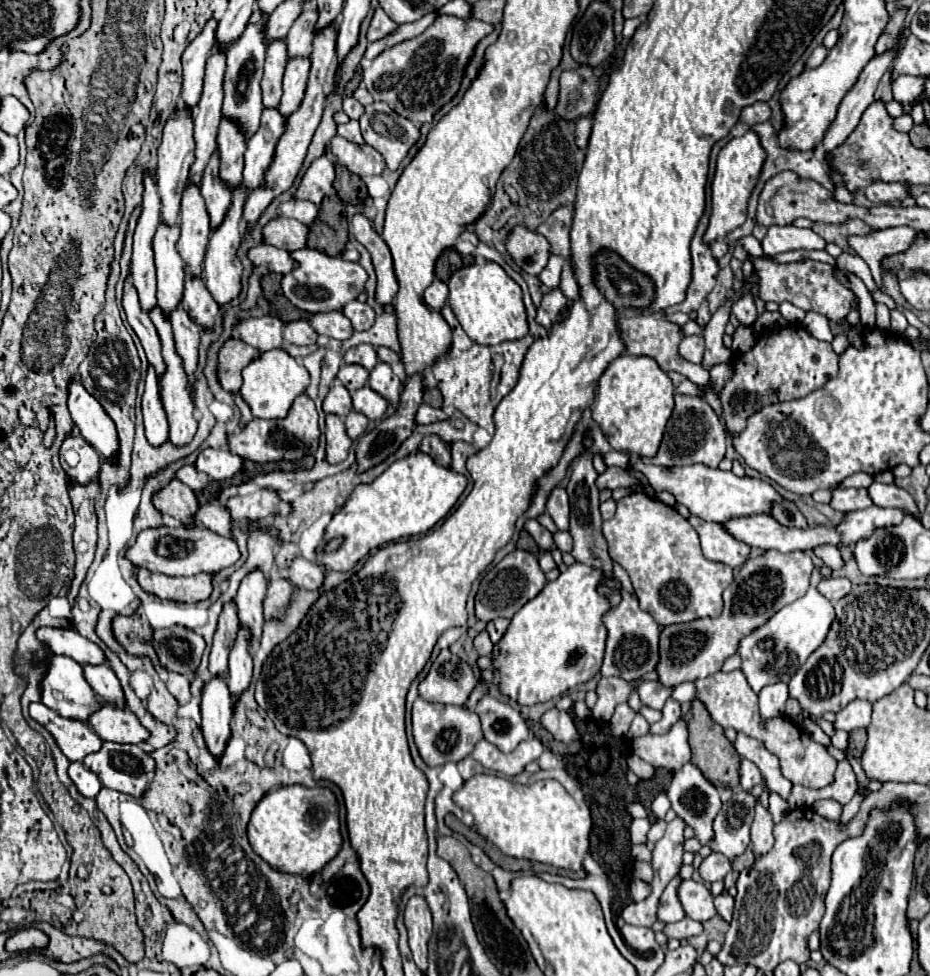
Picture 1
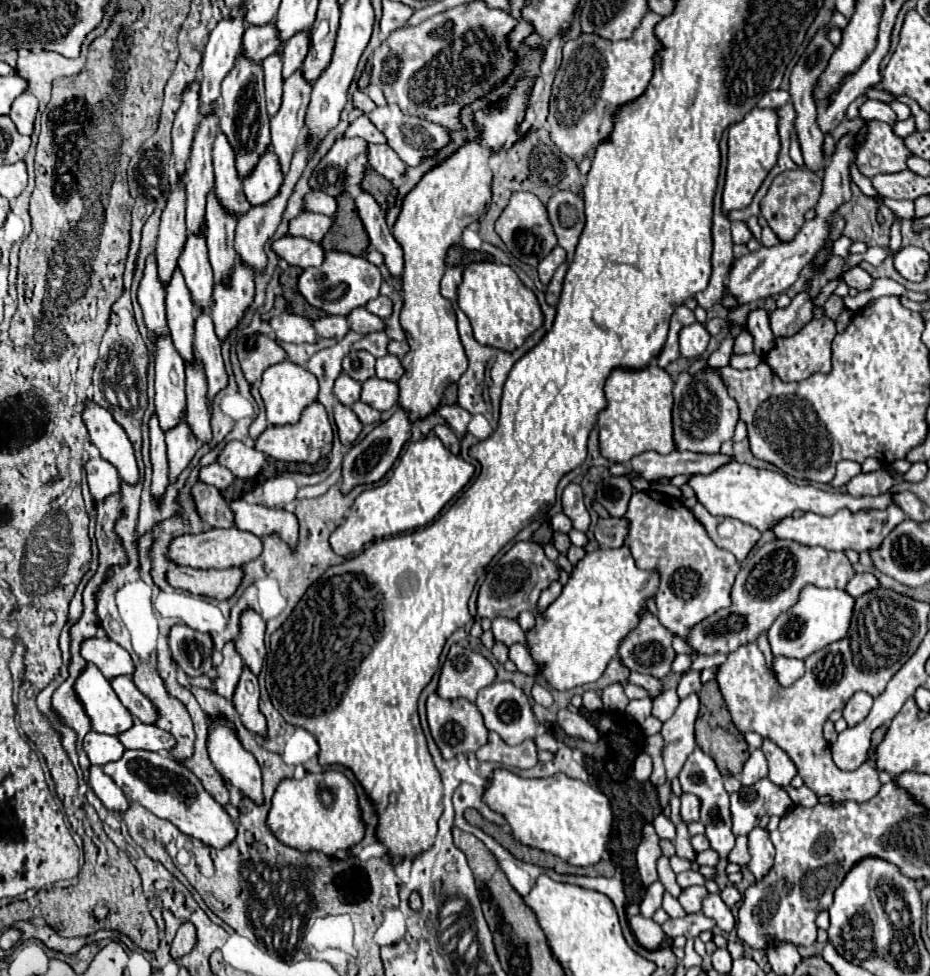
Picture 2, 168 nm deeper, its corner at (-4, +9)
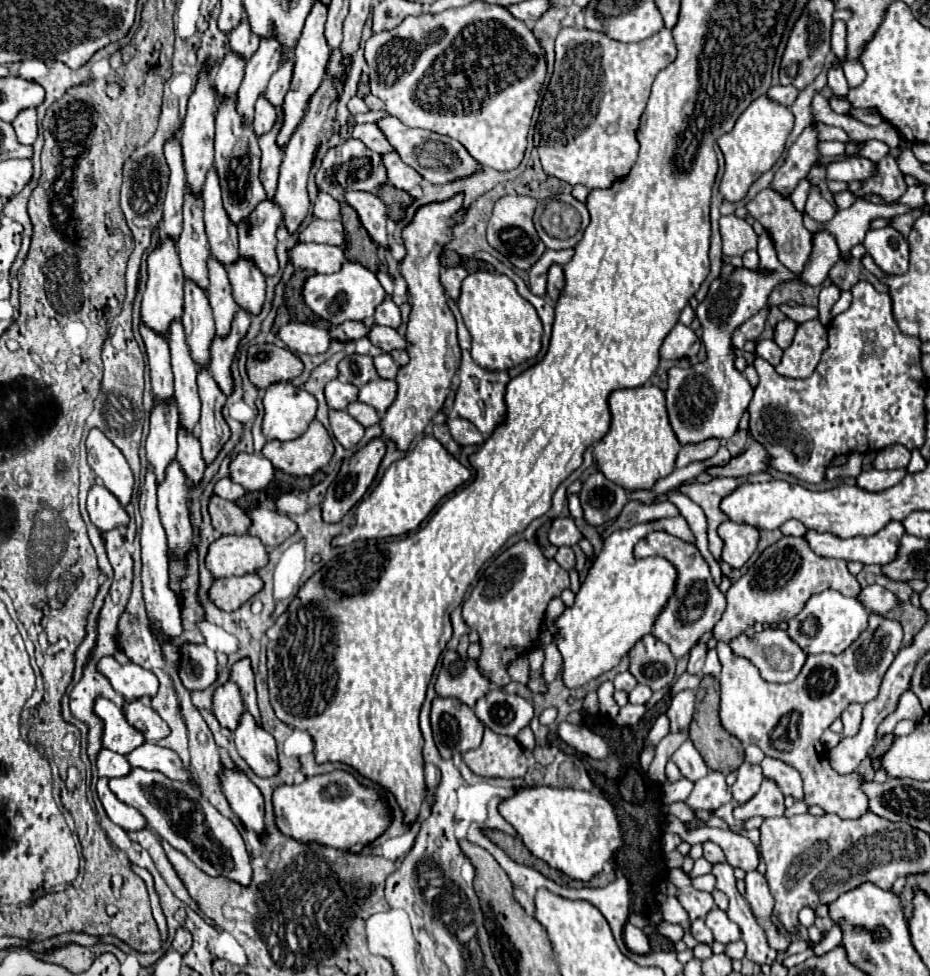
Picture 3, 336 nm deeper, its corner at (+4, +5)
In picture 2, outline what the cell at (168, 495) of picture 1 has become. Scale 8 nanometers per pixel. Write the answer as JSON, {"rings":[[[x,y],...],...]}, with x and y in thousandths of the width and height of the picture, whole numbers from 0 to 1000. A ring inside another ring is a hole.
{"rings":[[[212,494],[208,498],[208,508],[210,508],[210,516],[212,516],[216,531],[227,541],[251,541],[253,539],[246,514],[238,508],[233,500]]]}

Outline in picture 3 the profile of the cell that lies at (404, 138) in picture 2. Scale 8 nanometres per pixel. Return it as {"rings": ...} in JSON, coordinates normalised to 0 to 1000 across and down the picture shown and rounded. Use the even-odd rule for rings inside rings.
{"rings":[[[412,119],[410,123],[405,123],[405,129],[410,131],[410,135],[418,143],[418,148],[425,152],[425,156],[431,160],[431,164],[435,168],[440,168],[446,176],[451,176],[463,189],[487,186],[487,184],[506,180],[515,174],[515,168],[504,160],[504,156],[491,143],[487,143],[483,139],[474,139],[474,137],[453,133],[453,131],[440,131],[423,119]]]}

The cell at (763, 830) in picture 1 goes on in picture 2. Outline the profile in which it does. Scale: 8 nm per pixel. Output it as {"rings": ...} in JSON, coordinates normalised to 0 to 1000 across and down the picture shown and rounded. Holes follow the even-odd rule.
{"rings":[[[810,848],[805,852],[805,873],[808,873],[805,891],[812,898],[812,902],[820,902],[831,889],[831,877],[833,877],[825,850]]]}

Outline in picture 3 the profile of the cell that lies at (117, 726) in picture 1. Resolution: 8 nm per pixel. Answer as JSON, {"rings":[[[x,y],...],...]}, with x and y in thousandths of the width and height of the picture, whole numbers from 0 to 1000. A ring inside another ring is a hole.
{"rings":[[[152,762],[152,766],[143,766],[143,770],[139,770],[139,775],[134,775],[139,779],[141,785],[149,785],[156,789],[171,789],[177,795],[186,797],[186,799],[203,799],[203,791],[197,787],[195,777],[182,768],[175,766],[171,762]]]}

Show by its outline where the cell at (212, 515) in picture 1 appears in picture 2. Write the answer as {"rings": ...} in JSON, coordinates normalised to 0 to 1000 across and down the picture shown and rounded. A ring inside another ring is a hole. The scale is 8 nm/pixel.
{"rings":[[[263,512],[248,514],[253,527],[253,539],[257,543],[272,545],[274,549],[298,547],[304,555],[317,559],[322,551],[322,539],[315,525],[287,520],[281,516],[268,516]]]}

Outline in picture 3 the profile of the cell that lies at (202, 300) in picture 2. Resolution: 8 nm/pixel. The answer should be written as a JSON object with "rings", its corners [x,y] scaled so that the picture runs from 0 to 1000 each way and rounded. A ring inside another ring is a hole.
{"rings":[[[199,287],[199,311],[197,311],[197,334],[201,352],[205,357],[205,365],[210,373],[223,375],[225,371],[225,352],[231,344],[231,330],[227,311],[223,301],[208,291],[208,287]]]}

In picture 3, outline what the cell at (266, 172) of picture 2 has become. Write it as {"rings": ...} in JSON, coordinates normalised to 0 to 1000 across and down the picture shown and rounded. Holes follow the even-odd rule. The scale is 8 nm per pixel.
{"rings":[[[281,205],[272,215],[272,221],[257,234],[257,262],[272,264],[285,283],[298,279],[296,262],[296,238],[302,230],[302,217],[298,217],[296,205]]]}

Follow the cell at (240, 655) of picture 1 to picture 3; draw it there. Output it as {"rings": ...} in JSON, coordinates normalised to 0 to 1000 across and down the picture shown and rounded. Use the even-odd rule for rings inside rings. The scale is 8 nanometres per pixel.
{"rings":[[[259,730],[259,742],[251,748],[251,756],[259,777],[270,785],[276,795],[294,795],[300,789],[296,756],[285,750],[270,730]]]}

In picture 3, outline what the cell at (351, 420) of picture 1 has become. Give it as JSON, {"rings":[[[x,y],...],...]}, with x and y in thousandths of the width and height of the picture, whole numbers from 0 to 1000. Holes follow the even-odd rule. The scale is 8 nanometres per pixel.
{"rings":[[[380,412],[380,414],[375,414],[373,422],[375,422],[375,424],[377,424],[386,434],[390,434],[392,439],[397,439],[397,436],[401,436],[401,434],[408,432],[405,422],[403,422],[399,416],[388,414],[388,412]]]}

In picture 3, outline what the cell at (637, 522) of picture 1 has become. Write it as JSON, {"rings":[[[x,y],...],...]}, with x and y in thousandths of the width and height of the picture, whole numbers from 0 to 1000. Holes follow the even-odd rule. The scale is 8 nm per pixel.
{"rings":[[[702,543],[691,553],[685,555],[683,570],[685,572],[713,570],[728,582],[726,607],[719,613],[719,619],[715,619],[715,623],[706,629],[706,635],[704,635],[704,641],[702,641],[702,652],[706,652],[711,658],[715,658],[722,664],[726,674],[734,674],[745,664],[745,660],[758,648],[762,648],[769,641],[769,637],[775,633],[775,629],[782,621],[780,619],[780,609],[767,596],[762,578],[754,570],[749,559],[741,557],[741,555],[728,551],[728,549],[719,549],[717,545]]]}

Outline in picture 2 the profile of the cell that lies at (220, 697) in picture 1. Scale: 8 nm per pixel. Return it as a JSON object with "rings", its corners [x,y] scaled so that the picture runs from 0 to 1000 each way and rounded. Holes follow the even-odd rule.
{"rings":[[[229,738],[225,750],[225,777],[248,805],[253,805],[272,824],[283,824],[278,783],[272,773],[259,764],[248,740]]]}

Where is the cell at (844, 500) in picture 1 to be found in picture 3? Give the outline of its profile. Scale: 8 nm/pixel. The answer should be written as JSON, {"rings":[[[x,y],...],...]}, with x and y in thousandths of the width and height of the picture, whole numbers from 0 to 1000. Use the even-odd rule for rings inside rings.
{"rings":[[[932,482],[922,488],[922,498],[932,504],[947,504],[969,494],[969,490],[975,486],[975,482]]]}

